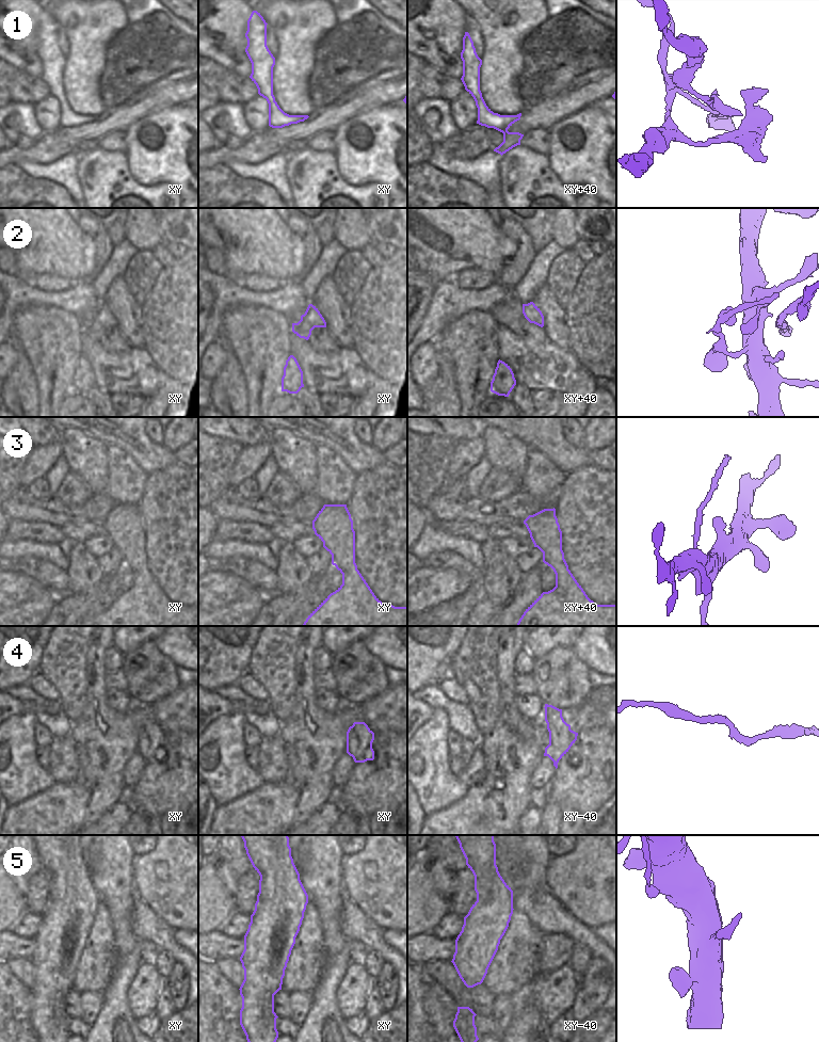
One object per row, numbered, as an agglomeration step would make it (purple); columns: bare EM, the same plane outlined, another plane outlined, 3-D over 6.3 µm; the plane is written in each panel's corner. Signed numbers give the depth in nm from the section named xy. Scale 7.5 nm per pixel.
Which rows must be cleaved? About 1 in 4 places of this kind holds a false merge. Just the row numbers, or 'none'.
none.

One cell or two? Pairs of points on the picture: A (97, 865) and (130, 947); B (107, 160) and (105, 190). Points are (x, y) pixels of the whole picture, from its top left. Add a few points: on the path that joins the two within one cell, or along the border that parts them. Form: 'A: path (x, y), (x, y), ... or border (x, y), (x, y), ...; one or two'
A: path (114, 885), (121, 908), (122, 927); one
B: path (107, 167), (106, 182); one

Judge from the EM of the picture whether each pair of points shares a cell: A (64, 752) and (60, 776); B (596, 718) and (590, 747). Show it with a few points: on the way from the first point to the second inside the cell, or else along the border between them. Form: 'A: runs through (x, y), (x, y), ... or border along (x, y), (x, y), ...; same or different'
A: runs through (65, 758), (65, 770); same
B: border along (605, 725), (584, 727), (578, 733); different

